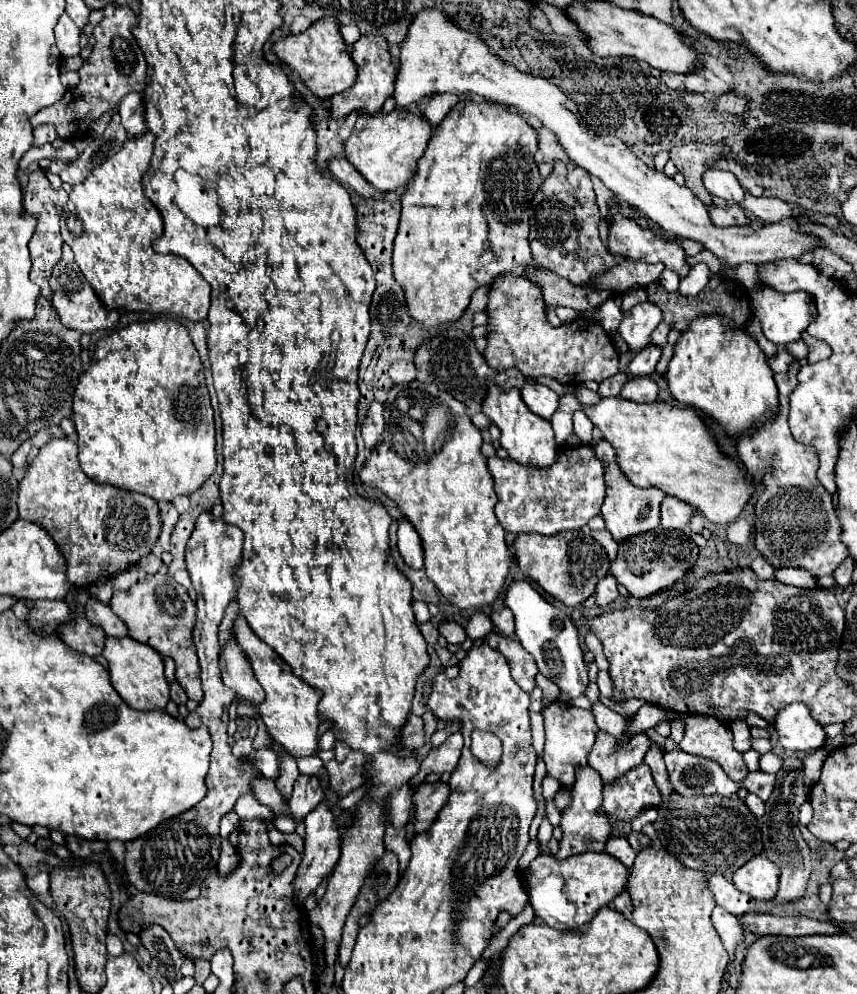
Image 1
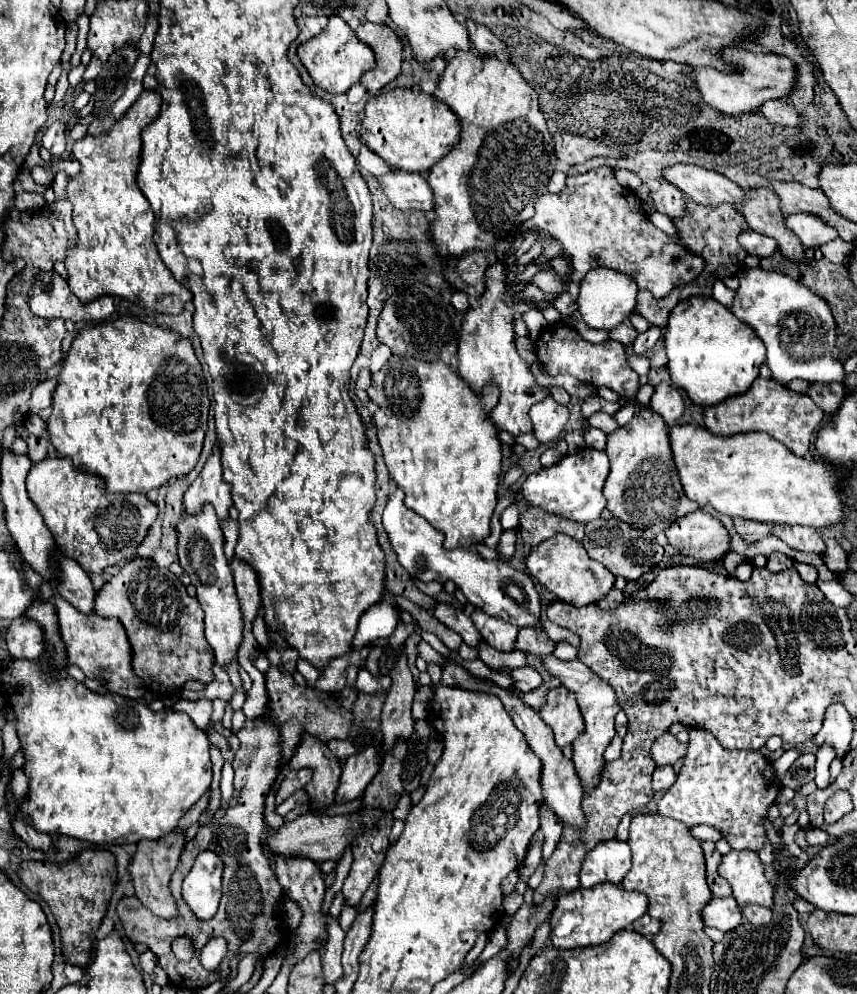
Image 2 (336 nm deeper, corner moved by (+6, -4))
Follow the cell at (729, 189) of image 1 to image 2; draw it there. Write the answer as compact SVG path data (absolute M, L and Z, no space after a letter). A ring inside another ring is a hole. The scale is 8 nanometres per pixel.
M746 229L742 231L742 235L738 235L738 241L740 245L750 253L750 255L756 255L756 257L770 257L778 245L776 245L776 239L770 239L766 235L758 235L756 231L752 229Z

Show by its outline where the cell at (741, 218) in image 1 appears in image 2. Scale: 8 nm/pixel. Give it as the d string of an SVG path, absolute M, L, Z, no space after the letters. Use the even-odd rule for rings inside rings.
M662 181L660 187L652 193L654 201L656 201L656 209L672 219L680 219L682 215L686 215L686 197L682 195L682 191L678 191L678 187L674 187L672 183Z

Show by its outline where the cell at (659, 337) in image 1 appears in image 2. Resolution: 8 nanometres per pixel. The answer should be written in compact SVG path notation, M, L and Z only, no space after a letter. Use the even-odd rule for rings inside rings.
M624 319L614 331L610 331L610 339L620 341L622 345L632 345L636 337L638 337L638 331L632 327L630 319Z

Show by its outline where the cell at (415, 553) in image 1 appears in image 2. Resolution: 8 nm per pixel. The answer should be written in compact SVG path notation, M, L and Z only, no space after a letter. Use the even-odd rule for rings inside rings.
M394 489L390 493L390 499L386 503L382 525L390 537L390 543L398 555L398 563L420 581L448 581L452 579L464 597L478 609L482 609L488 615L500 617L506 623L512 623L516 627L534 627L542 621L542 601L534 587L534 581L528 573L518 571L510 567L504 561L492 559L484 561L478 553L468 549L444 549L444 535L438 533L426 519L416 515L404 505L404 493L402 489Z

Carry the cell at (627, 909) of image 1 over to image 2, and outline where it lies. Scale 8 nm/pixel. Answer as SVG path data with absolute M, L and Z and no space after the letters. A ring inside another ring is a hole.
M646 913L646 915L642 915L642 919L636 919L636 921L632 923L632 929L634 929L636 933L640 933L640 935L648 937L648 939L650 939L654 933L658 933L658 931L660 931L660 927L662 927L662 921L658 921L658 919L650 917L648 913Z

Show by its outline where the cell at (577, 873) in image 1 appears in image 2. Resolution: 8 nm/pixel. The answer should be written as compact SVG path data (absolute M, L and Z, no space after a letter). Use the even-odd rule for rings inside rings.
M598 883L594 889L582 887L556 899L556 907L550 913L550 941L558 949L600 945L606 943L616 931L630 927L634 919L646 913L646 909L648 897L638 891L626 891L614 883Z

